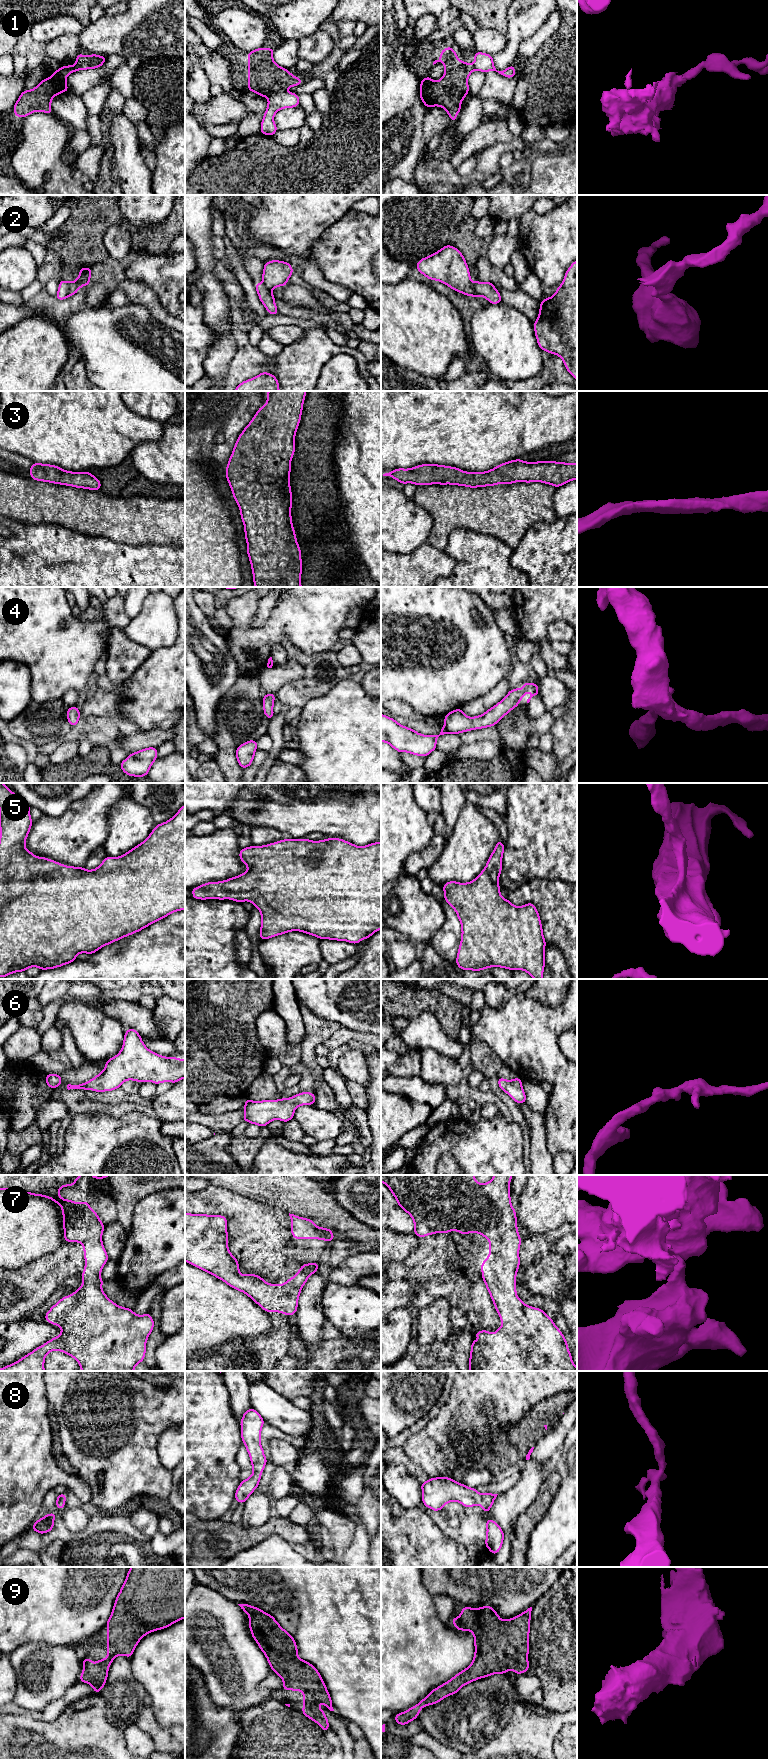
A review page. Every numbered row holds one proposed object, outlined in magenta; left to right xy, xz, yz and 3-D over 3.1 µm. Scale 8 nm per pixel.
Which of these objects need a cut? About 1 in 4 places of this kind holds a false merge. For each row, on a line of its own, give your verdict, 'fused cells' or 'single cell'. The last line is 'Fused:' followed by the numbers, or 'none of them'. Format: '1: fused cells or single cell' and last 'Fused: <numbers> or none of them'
1: fused cells
2: fused cells
3: single cell
4: single cell
5: single cell
6: single cell
7: single cell
8: single cell
9: single cell
Fused: 1, 2

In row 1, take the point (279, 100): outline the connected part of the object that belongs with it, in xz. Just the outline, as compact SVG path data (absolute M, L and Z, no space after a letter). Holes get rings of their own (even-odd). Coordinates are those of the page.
M275 92L268 96L268 105L261 122L260 132L273 136L278 130L274 123L274 115L284 108L298 107L299 95L291 92Z

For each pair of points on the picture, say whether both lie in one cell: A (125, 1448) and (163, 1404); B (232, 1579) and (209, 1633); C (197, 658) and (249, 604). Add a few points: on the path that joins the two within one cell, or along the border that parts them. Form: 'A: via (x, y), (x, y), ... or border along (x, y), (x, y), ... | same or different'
A: via (132, 1437), (152, 1415) | same
B: border along (203, 1585), (237, 1604) | different
C: border along (224, 636), (229, 651), (235, 657) | different

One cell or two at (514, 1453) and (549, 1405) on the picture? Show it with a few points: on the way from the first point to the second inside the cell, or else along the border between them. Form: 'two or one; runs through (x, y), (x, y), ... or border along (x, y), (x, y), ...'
one; runs through (519, 1443), (519, 1440), (532, 1427), (537, 1418)

